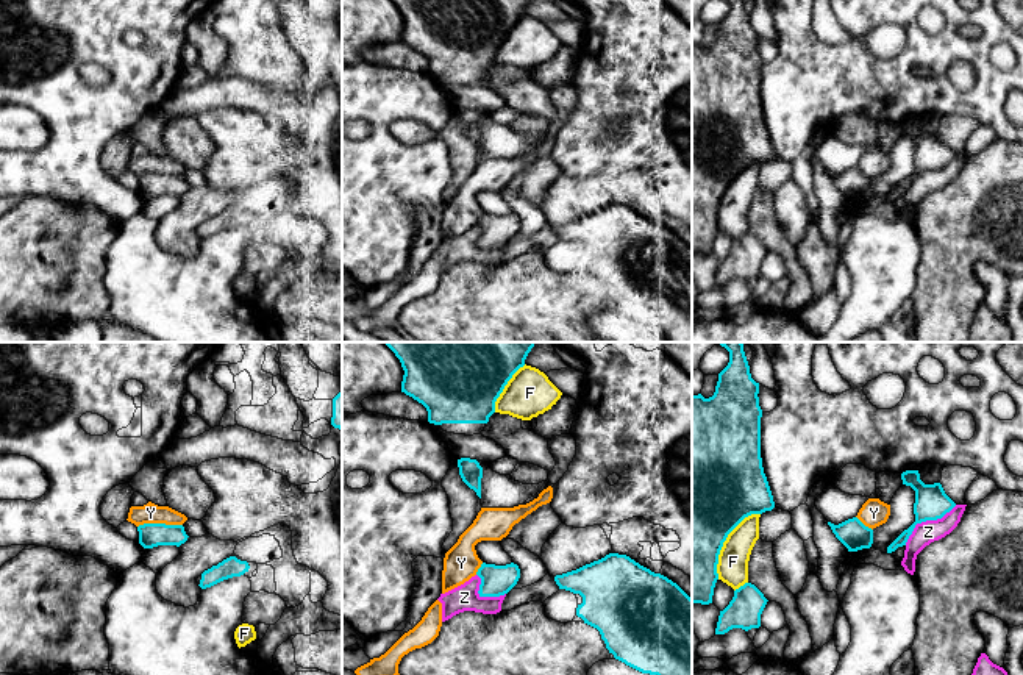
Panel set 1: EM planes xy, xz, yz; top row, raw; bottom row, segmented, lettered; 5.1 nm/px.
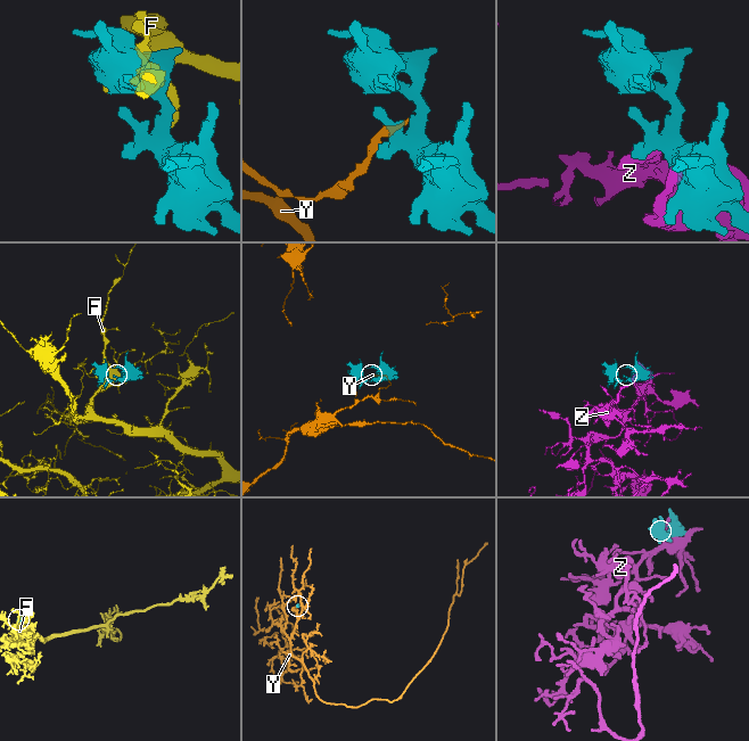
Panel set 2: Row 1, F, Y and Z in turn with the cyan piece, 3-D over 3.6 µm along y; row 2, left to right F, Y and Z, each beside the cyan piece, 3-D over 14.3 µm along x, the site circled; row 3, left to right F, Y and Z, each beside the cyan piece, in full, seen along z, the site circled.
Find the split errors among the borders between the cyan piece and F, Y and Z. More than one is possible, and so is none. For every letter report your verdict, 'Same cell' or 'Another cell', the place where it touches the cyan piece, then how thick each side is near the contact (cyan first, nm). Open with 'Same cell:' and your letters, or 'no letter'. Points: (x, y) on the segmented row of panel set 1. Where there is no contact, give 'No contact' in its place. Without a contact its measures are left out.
Same cell: no letter
F: Another cell. Touches cyan at yz (725, 539). Thickness 480 nm (cyan) against 160 nm
Y: Another cell. Touches cyan at xy (160, 524). Thickness 130 nm (cyan) against 110 nm
Z: Another cell. Touches cyan at yz (926, 519). Thickness 170 nm (cyan) against 120 nm

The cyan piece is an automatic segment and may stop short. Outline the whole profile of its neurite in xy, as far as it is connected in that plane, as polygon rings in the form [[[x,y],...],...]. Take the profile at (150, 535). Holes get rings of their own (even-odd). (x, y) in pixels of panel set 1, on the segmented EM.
[[[144,523],[137,527],[137,531],[139,531],[139,544],[144,548],[153,548],[158,545],[180,547],[189,538],[183,525]]]

